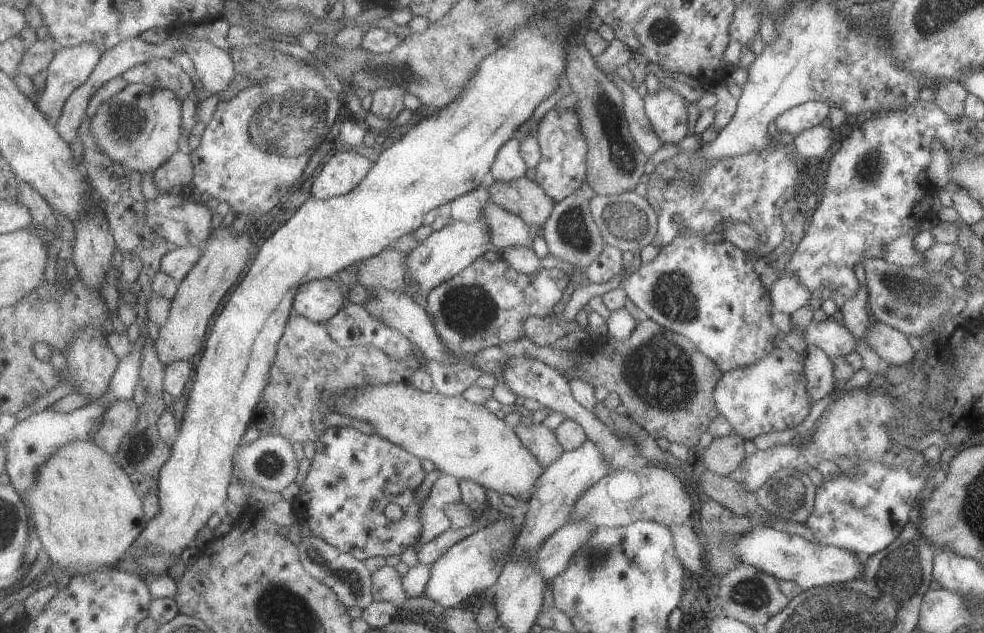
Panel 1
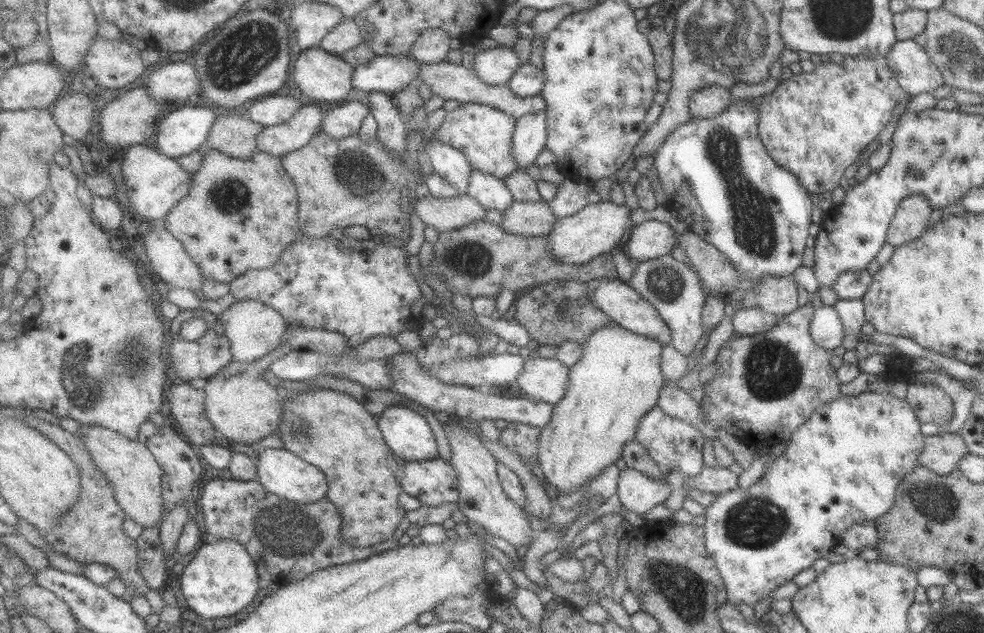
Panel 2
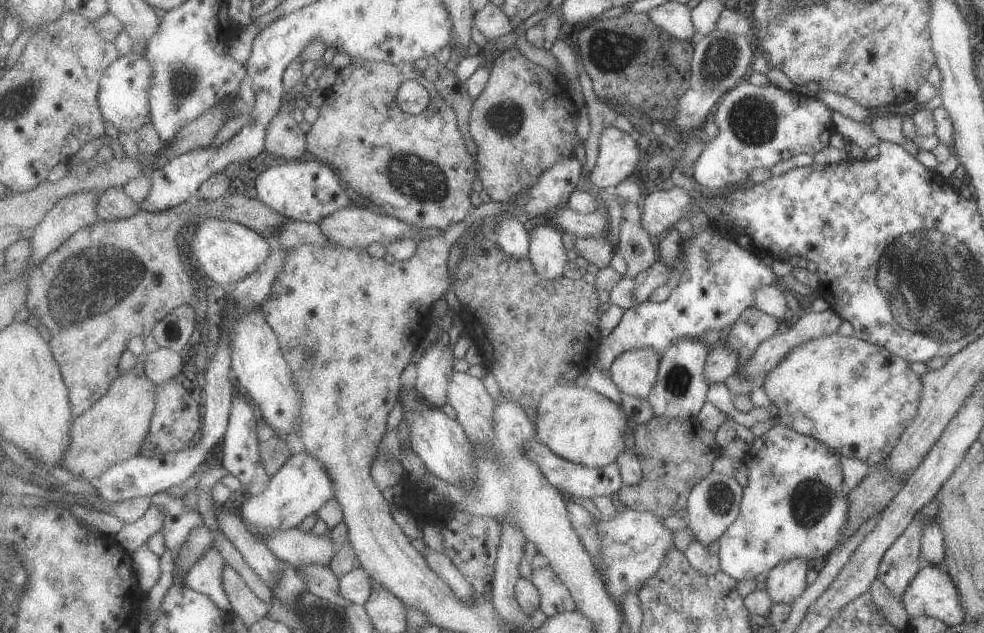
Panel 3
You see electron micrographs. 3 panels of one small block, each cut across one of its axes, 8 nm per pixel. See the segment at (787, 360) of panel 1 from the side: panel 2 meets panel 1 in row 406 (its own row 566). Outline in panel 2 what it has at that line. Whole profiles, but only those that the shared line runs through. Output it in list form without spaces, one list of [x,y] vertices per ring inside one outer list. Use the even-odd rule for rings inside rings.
[[[874,391],[863,392],[857,396],[844,396],[823,404],[817,408],[810,417],[810,420],[799,426],[792,434],[791,438],[783,443],[784,451],[780,454],[770,469],[764,473],[764,477],[759,479],[756,484],[748,488],[736,488],[724,494],[717,495],[717,499],[706,509],[705,528],[705,547],[715,560],[719,574],[724,582],[727,592],[727,603],[732,604],[738,610],[738,604],[746,603],[755,606],[760,602],[771,597],[775,589],[786,585],[796,576],[798,571],[806,570],[812,567],[815,560],[825,558],[831,552],[832,547],[838,544],[839,536],[850,528],[855,522],[864,522],[864,520],[876,520],[894,504],[895,494],[903,480],[913,475],[914,470],[918,467],[919,456],[924,448],[925,436],[922,434],[917,414],[909,405],[907,399],[899,399],[891,393],[876,393]]]

